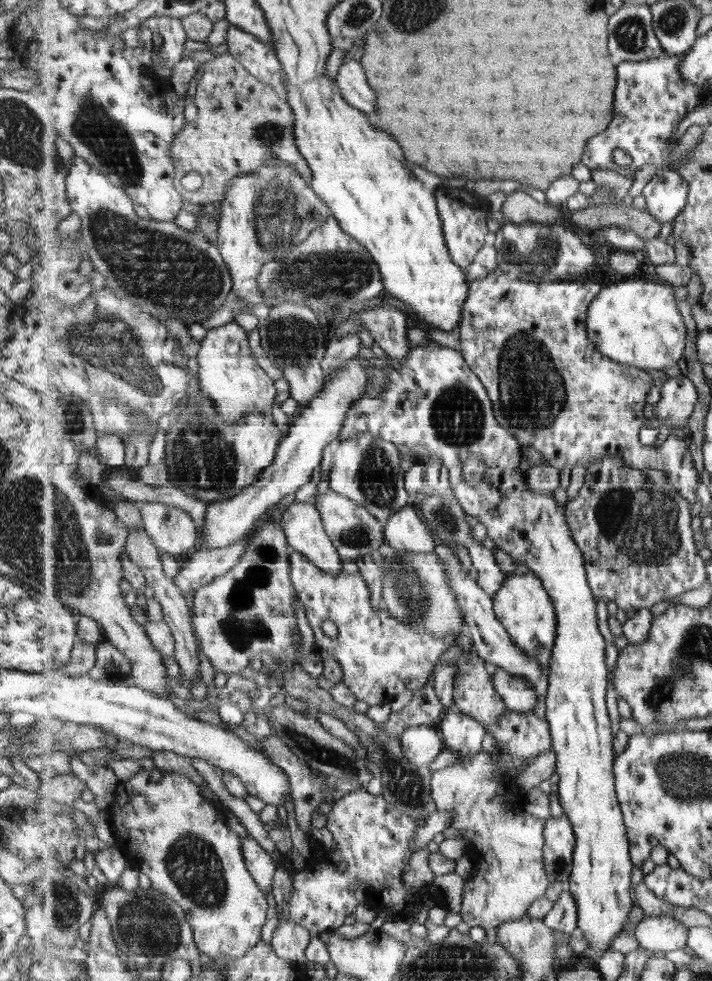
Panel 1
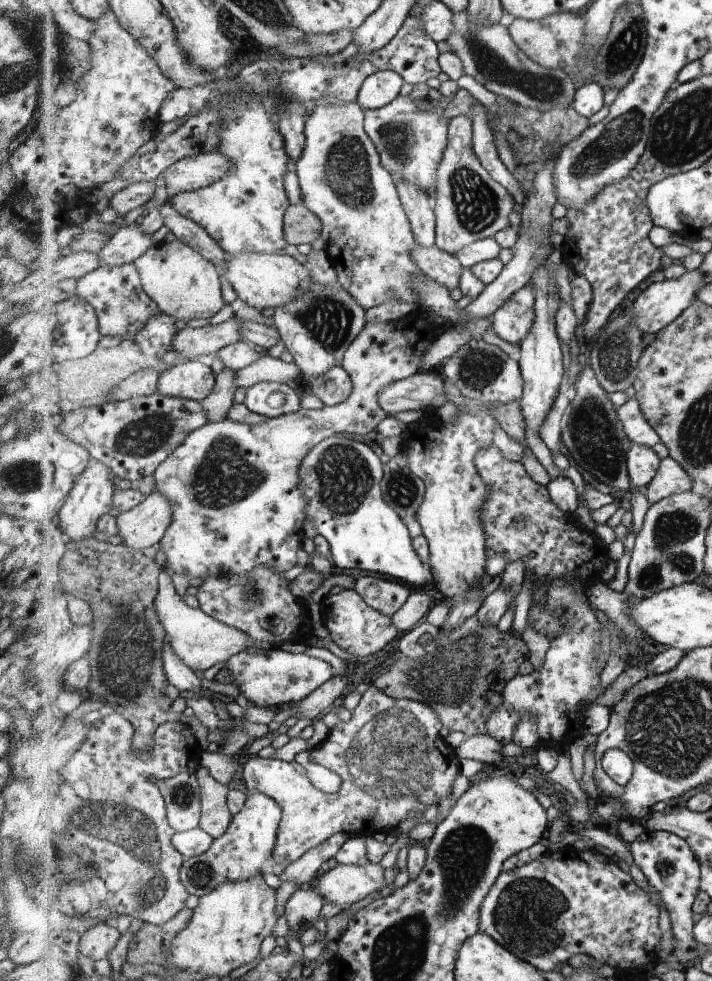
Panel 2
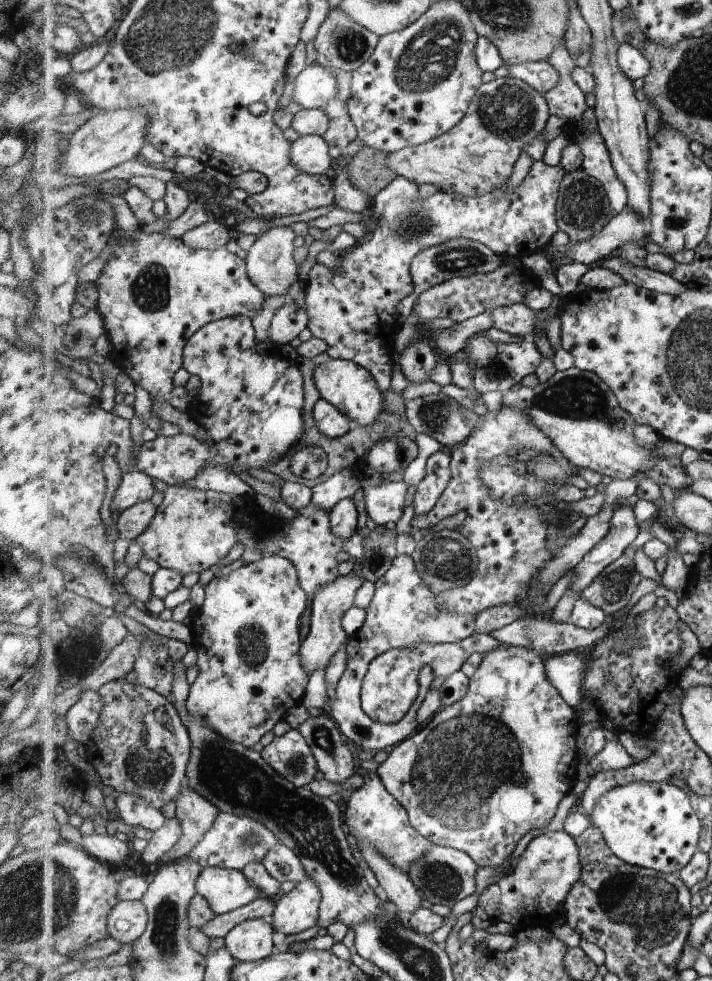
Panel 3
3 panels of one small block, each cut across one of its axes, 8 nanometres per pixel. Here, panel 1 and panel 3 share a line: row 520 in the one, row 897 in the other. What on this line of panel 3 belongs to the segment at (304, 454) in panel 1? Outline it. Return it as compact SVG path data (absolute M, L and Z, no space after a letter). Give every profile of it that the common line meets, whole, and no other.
M205 867L196 882L196 889L210 902L210 906L217 914L225 914L237 910L245 904L251 904L255 898L262 897L262 893L255 888L246 874L239 869L226 869L223 867Z

